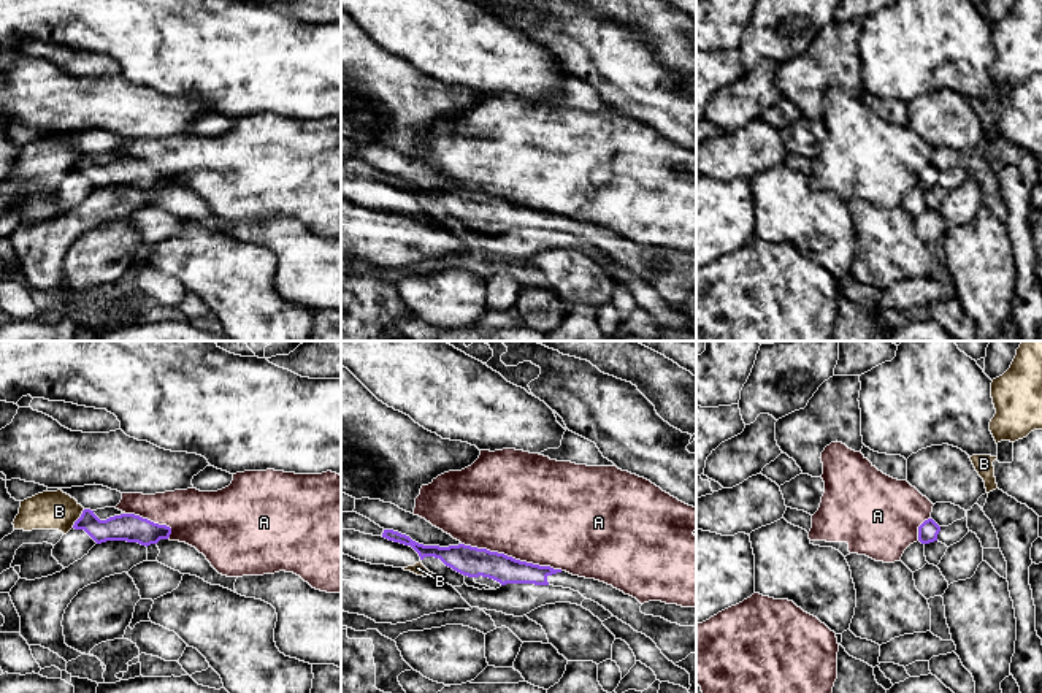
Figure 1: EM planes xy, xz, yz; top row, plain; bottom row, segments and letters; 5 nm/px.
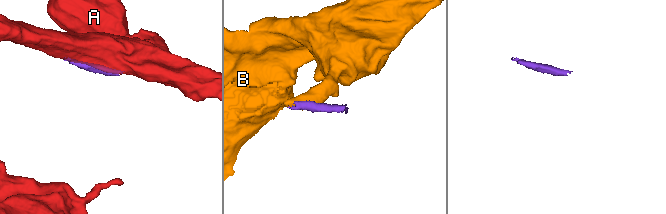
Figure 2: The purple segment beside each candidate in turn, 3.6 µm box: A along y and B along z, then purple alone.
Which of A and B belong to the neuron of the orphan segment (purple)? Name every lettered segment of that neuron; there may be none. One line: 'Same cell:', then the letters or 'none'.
Same cell: none

